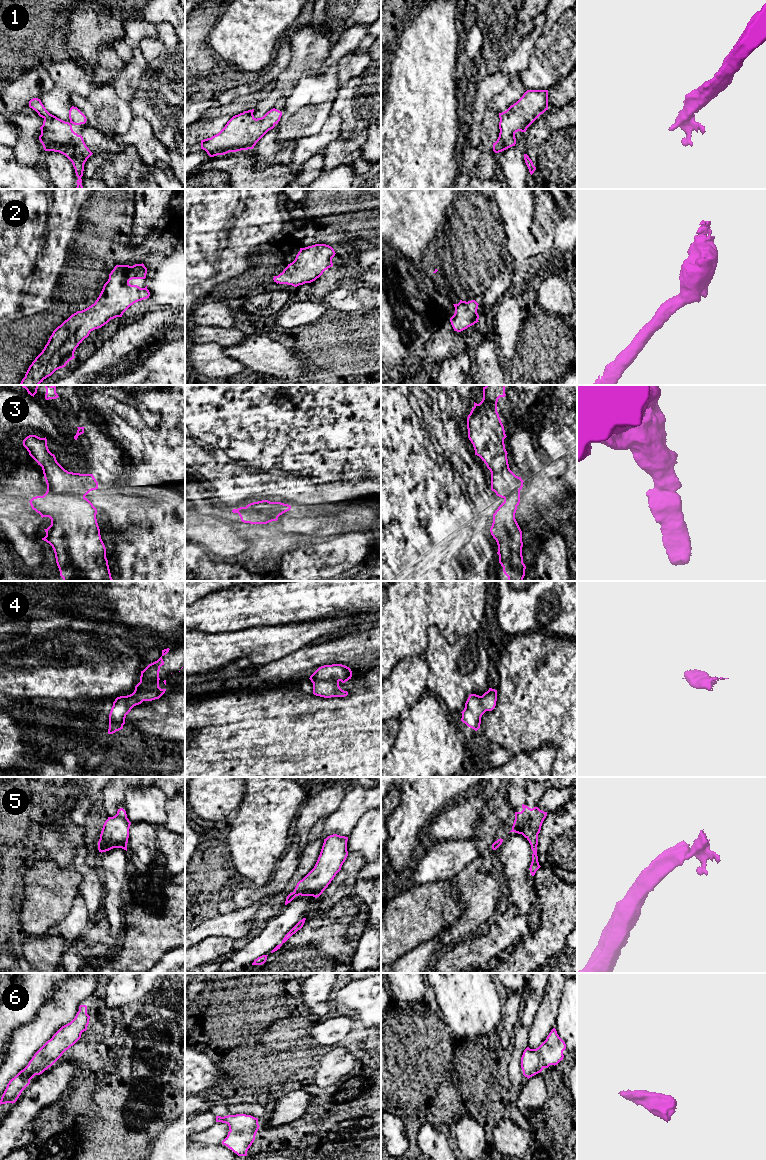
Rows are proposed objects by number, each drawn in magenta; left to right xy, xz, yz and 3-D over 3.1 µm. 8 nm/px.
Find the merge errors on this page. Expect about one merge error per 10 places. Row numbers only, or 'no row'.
3

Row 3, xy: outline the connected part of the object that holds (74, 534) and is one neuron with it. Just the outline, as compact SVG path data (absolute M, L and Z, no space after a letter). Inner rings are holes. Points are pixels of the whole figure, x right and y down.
M47 490L43 496L33 497L29 502L42 518L51 519L42 540L52 546L63 581L113 581L96 519L97 509L87 498Z

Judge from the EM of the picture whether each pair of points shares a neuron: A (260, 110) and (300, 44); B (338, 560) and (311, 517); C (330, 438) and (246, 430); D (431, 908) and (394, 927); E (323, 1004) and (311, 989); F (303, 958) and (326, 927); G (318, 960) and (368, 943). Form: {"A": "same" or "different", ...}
{"A": "same", "B": "different", "C": "same", "D": "same", "E": "same", "F": "same", "G": "different"}

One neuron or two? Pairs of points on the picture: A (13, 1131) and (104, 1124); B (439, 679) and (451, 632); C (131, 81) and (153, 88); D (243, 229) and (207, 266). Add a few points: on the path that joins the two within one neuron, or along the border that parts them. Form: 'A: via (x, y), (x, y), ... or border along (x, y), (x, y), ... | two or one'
A: border along (38, 1116), (34, 1122), (34, 1135), (31, 1139) | two
B: border along (428, 628), (436, 626), (451, 644), (470, 634) | two
C: border along (146, 63), (137, 91), (129, 102) | two
D: via (242, 240), (226, 255), (218, 255) | one

